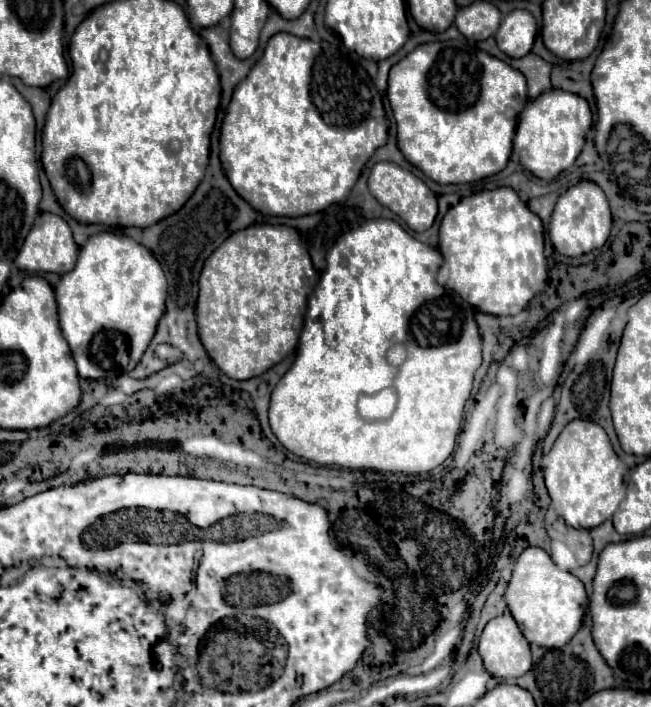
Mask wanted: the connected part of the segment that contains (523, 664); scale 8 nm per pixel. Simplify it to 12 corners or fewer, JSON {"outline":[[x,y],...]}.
{"outline":[[509,610],[479,638],[485,670],[517,678],[531,668],[529,642]]}

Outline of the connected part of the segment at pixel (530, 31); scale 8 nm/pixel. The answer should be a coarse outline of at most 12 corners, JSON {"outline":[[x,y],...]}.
{"outline":[[513,10],[495,40],[511,58],[531,52],[537,24],[531,12]]}

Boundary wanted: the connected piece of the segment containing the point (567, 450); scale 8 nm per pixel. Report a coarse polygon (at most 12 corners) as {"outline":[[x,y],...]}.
{"outline":[[571,420],[541,470],[557,516],[589,530],[625,496],[607,432]]}

